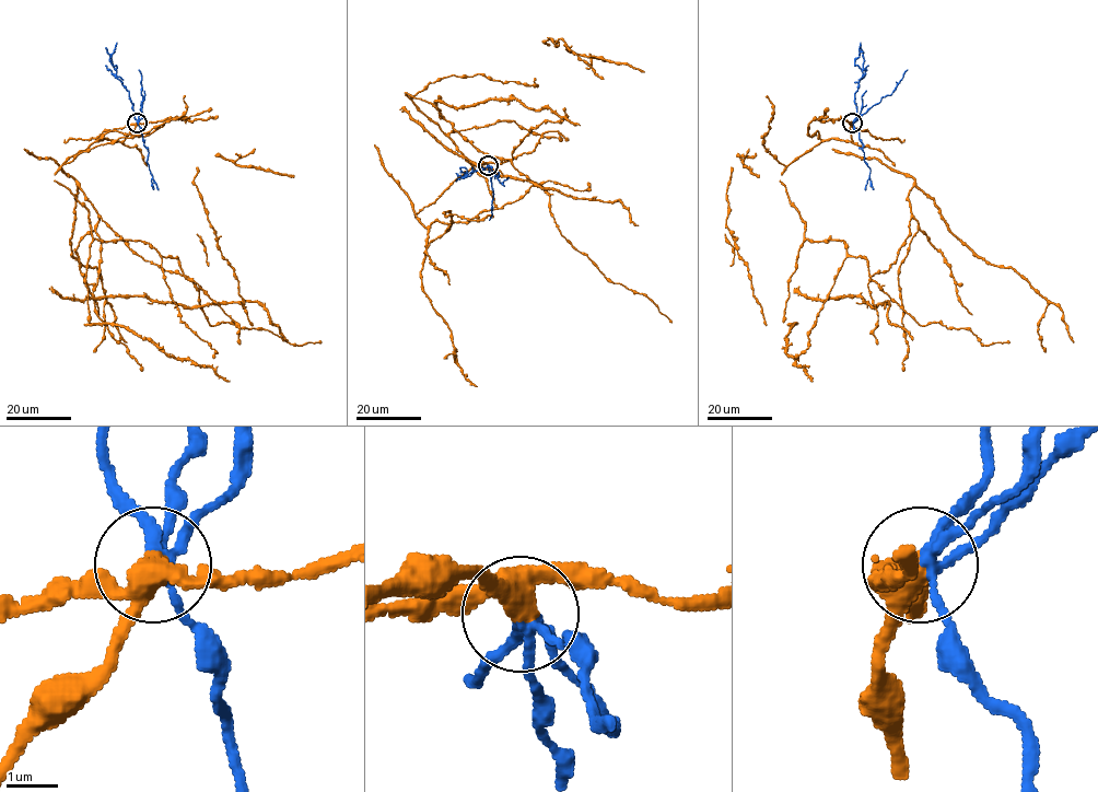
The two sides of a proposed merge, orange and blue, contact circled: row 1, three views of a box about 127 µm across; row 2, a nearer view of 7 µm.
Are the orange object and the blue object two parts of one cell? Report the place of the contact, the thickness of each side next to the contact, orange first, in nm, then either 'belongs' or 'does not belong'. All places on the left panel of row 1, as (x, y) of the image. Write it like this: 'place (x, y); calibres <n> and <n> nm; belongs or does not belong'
place (137, 123); calibres 360 and 190 nm; does not belong

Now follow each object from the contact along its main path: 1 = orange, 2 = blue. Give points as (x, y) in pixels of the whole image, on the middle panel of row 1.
1: (488, 164), (405, 92), (535, 183), (468, 222), (429, 226), (422, 289), (451, 333), (456, 359), (444, 358)
2: (488, 165), (467, 176), (467, 171), (460, 167), (467, 173)

